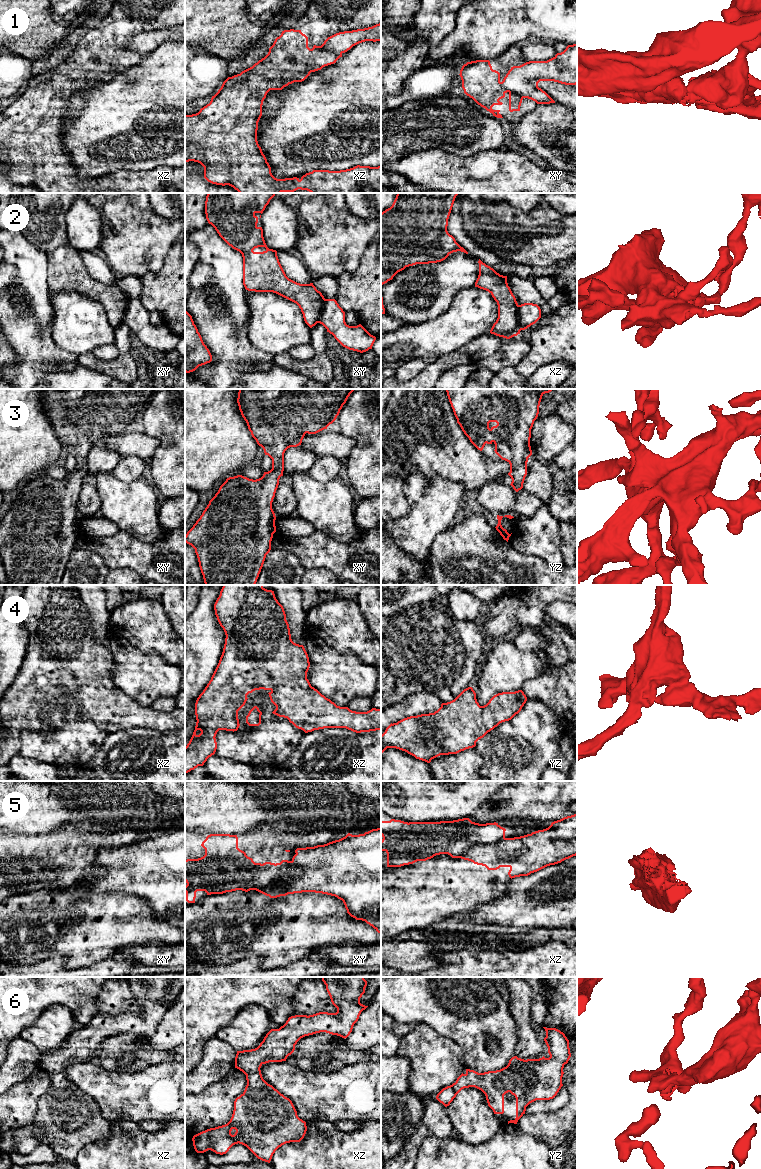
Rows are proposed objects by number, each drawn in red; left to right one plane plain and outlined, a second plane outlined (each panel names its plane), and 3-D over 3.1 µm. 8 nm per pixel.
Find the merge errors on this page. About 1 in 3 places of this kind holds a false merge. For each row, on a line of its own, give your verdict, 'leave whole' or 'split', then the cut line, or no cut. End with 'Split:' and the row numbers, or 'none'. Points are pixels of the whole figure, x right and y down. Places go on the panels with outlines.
1: split | xy (500, 82), (509, 91), (523, 97)
2: split | xz (518, 305), (517, 319), (520, 330)
3: leave whole | no cut
4: leave whole | no cut
5: split | xy (303, 868), (300, 874), (282, 875), (276, 881), (258, 891)
6: leave whole | no cut
Split: 1, 2, 5

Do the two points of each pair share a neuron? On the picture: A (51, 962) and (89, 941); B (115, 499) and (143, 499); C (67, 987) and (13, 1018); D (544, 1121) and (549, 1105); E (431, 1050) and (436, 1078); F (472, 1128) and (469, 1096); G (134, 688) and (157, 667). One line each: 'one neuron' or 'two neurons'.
A: two neurons
B: one neuron
C: one neuron
D: two neurons
E: one neuron
F: one neuron
G: one neuron

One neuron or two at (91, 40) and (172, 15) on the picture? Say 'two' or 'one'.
one

